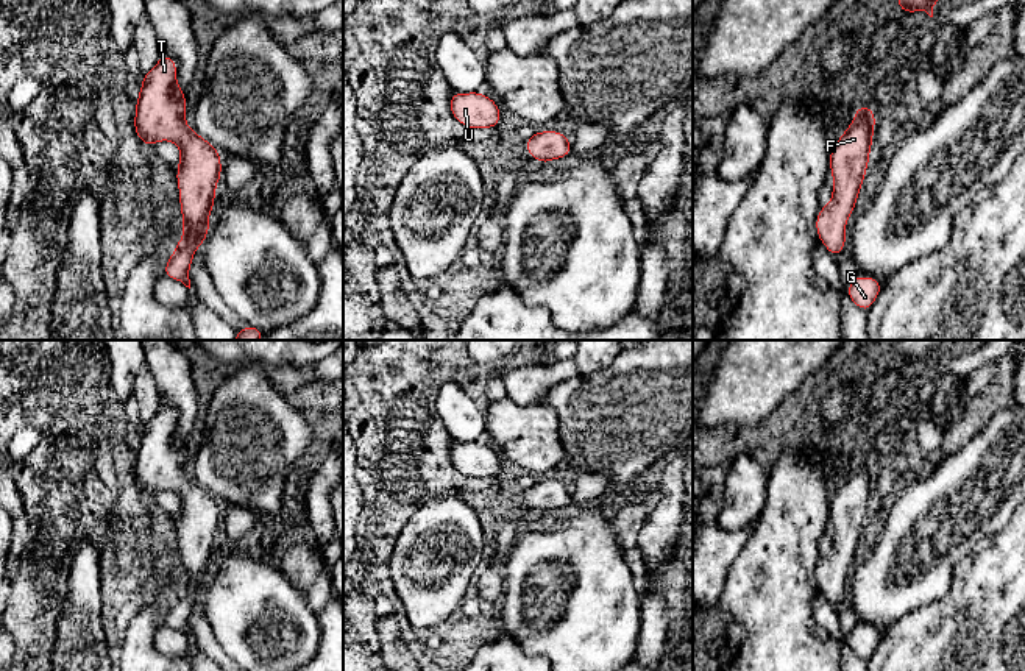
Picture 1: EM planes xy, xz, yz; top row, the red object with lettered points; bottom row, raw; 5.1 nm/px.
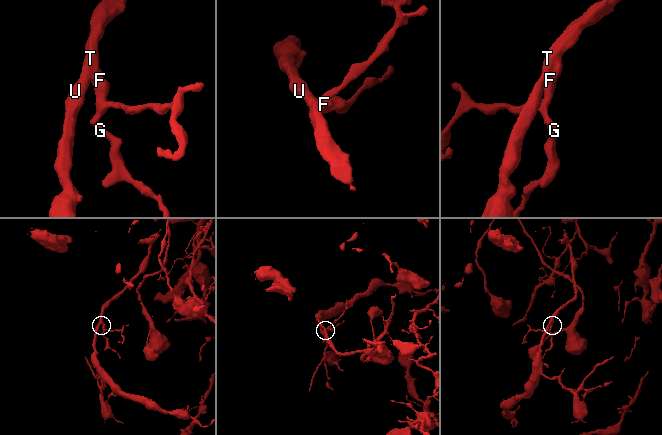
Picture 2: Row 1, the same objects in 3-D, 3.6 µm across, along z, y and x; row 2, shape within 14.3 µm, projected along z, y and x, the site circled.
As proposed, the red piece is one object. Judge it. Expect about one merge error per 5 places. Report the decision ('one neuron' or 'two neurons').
one neuron

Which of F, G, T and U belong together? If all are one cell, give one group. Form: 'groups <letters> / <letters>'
groups F G T U

